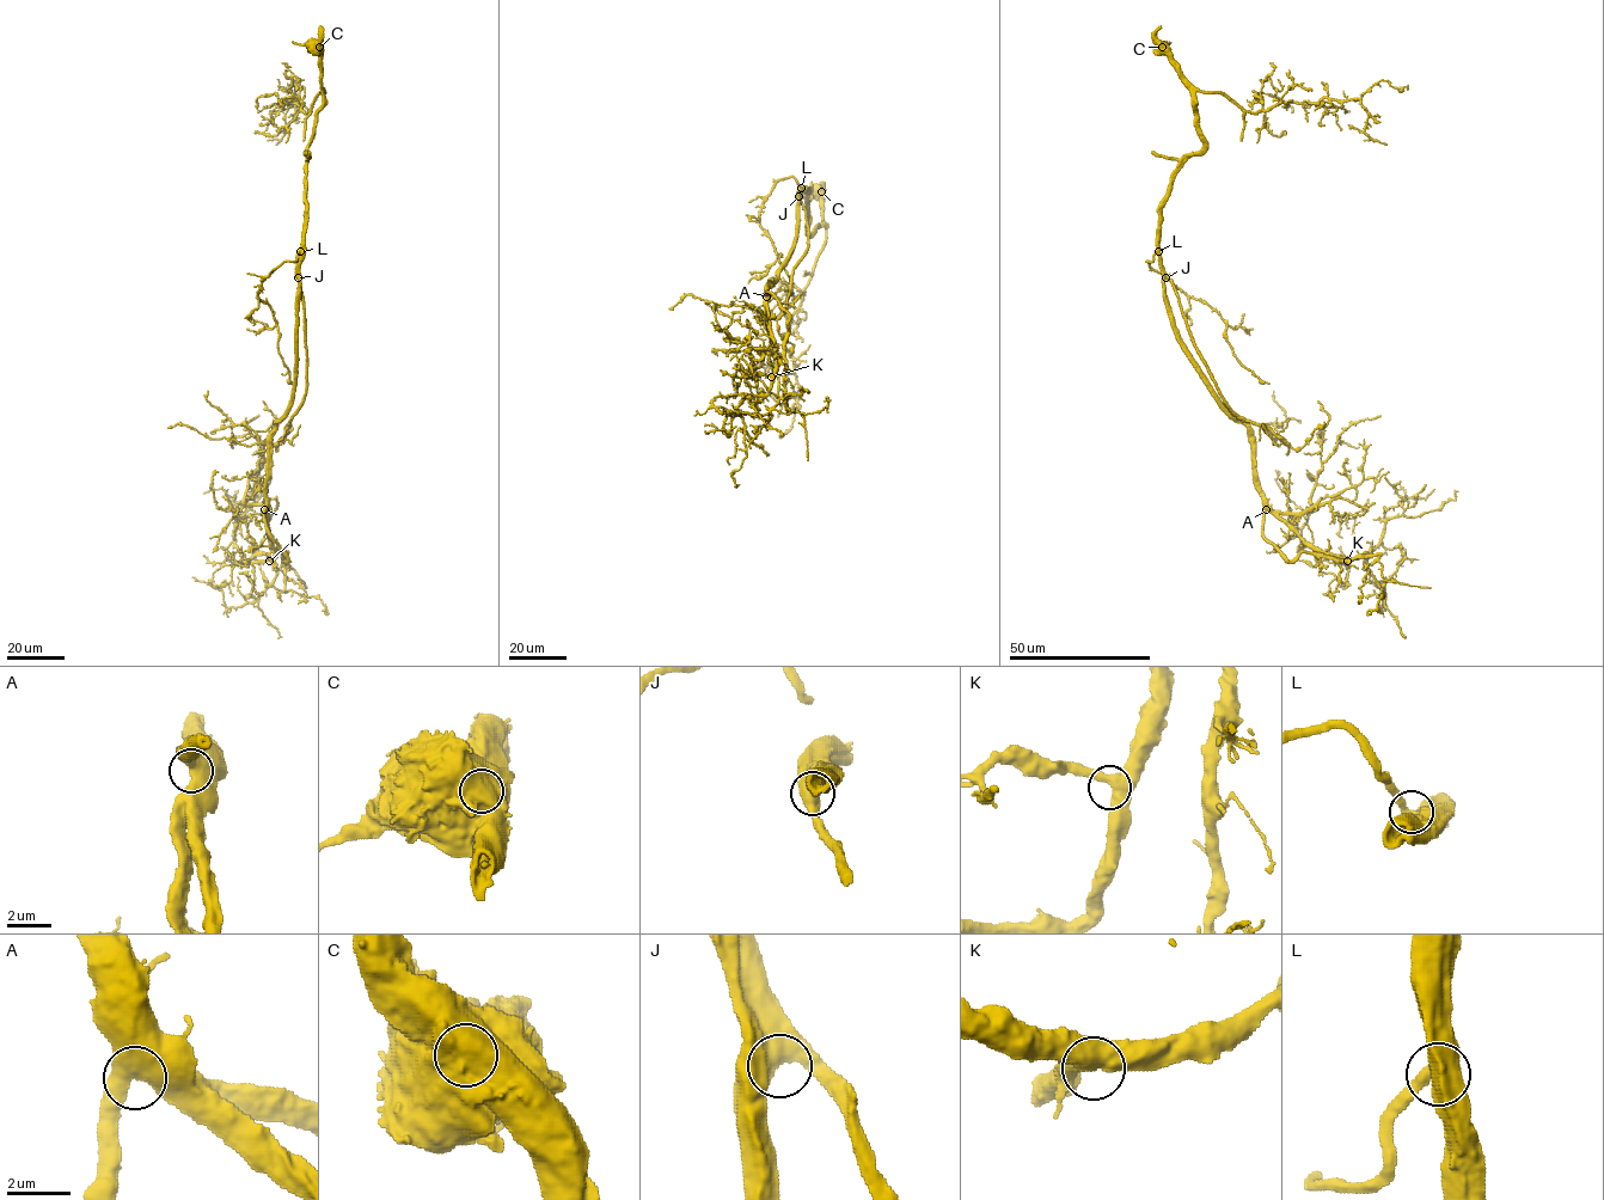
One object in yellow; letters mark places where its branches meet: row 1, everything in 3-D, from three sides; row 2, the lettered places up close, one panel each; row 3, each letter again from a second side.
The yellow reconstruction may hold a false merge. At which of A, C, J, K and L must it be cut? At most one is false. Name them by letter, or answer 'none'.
C

